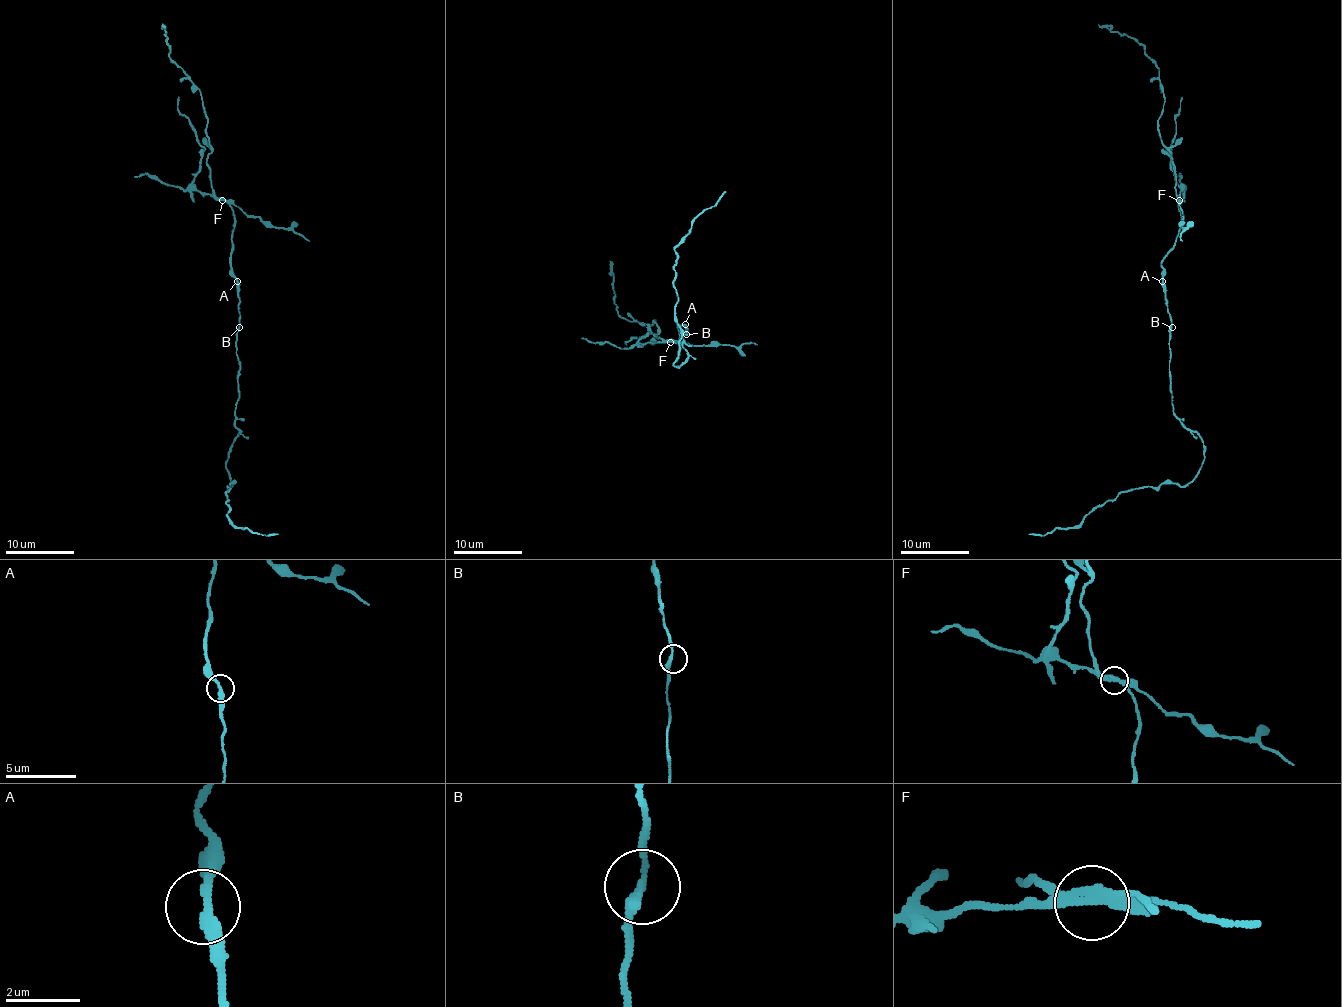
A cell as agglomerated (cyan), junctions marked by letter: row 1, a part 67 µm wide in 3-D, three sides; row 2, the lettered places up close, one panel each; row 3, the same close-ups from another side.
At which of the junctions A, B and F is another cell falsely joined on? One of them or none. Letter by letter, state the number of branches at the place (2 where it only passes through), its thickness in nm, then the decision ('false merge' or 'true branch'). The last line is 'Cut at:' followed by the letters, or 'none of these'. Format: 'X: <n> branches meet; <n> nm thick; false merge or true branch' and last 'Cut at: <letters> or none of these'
A: 2 branches meet; 300 nm thick; true branch
B: 2 branches meet; 220 nm thick; true branch
F: 2 branches meet; 320 nm thick; false merge
Cut at: F

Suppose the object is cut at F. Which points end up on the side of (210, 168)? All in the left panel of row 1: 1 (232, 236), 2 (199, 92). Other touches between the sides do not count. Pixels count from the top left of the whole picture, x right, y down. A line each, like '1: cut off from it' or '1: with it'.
1: with it
2: with it

